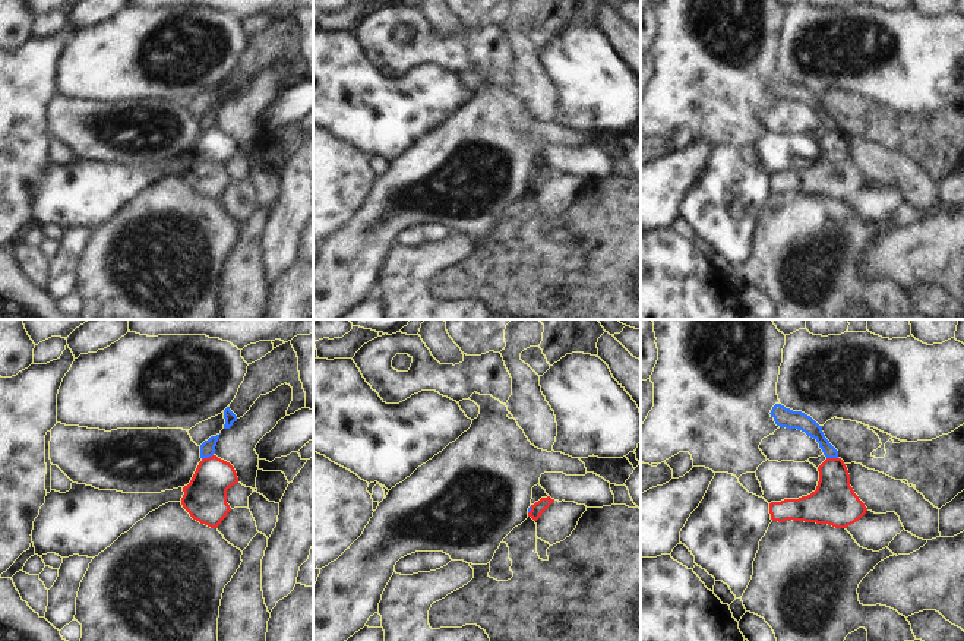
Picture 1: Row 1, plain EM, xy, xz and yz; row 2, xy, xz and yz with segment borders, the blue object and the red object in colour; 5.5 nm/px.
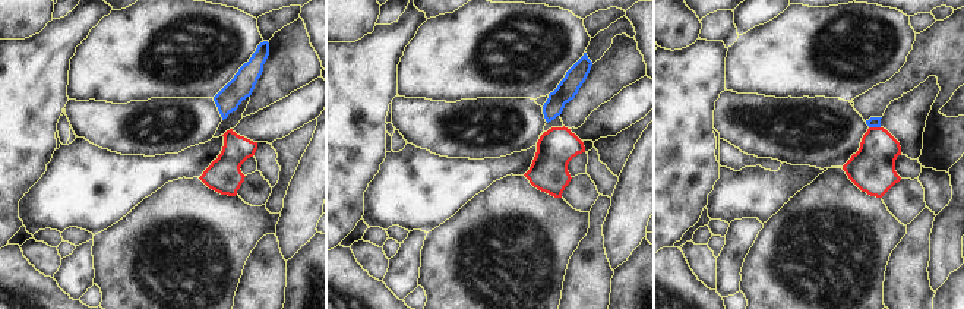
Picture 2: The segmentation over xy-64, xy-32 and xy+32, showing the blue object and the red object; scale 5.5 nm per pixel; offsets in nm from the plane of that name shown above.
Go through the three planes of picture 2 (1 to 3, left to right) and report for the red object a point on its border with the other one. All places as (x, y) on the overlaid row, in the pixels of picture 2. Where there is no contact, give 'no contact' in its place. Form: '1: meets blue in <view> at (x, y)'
1: no contact
2: no contact
3: meets blue in xy+32 at (875, 126)

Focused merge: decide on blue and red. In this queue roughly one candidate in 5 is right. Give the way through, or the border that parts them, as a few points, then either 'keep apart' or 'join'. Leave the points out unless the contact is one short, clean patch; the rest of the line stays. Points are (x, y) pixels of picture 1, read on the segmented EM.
border along xy (212, 454), (202, 460); keep apart

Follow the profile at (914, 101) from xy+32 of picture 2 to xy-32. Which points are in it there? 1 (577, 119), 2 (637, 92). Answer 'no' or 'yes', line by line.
1: yes
2: no

